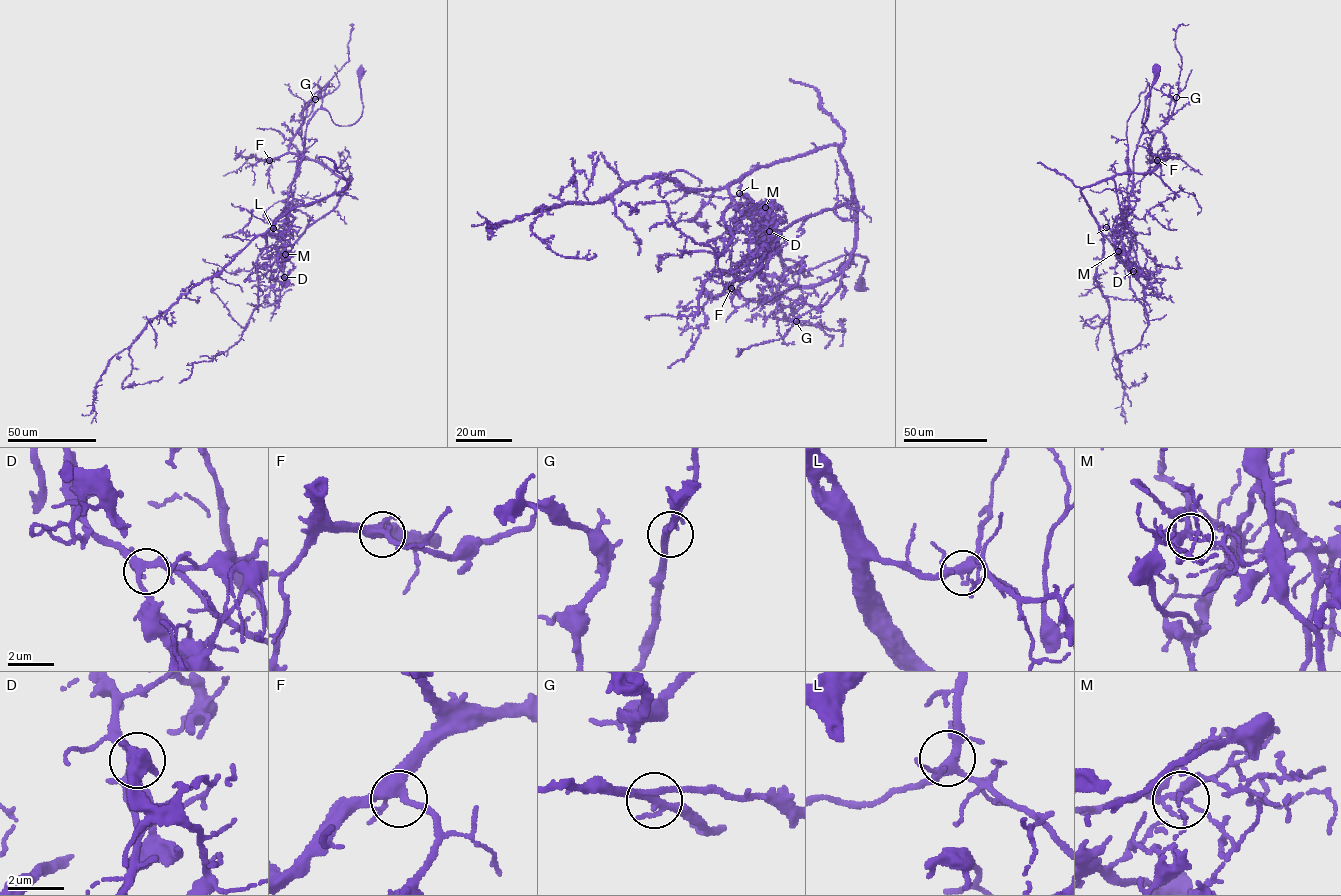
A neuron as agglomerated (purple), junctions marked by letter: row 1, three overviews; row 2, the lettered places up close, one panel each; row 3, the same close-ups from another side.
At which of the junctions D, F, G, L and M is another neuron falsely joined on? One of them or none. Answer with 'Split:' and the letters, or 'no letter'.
Split: M

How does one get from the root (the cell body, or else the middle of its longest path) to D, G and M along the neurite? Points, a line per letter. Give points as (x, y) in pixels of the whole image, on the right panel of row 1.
D: (1157, 68), (1145, 101), (1142, 123), (1147, 109), (1148, 118), (1134, 155), (1121, 237), (1133, 271)
G: (1157, 68), (1121, 237), (1130, 259), (1136, 252), (1113, 178), (1157, 166), (1160, 157), (1149, 145), (1176, 97)
M: (1157, 68), (1134, 155), (1123, 251), (1117, 251)

